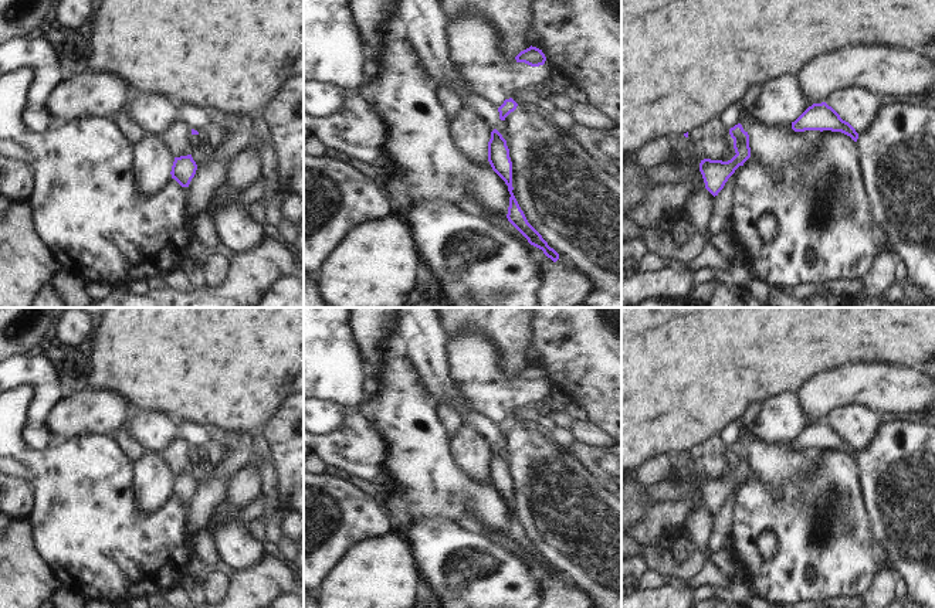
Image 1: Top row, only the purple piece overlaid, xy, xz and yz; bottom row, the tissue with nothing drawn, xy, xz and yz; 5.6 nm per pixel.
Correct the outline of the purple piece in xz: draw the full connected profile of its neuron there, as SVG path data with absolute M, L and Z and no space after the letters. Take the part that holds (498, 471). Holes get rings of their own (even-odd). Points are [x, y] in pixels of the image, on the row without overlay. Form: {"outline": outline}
{"outline": "M494 446L488 459L488 479L492 488L505 499L508 503L509 524L507 536L508 539L528 557L528 560L551 575L553 580L559 577L559 571L548 563L542 553L528 540L524 529L521 527L512 507L512 479L509 475L509 466L502 452Z"}

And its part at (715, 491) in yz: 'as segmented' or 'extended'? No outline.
as segmented

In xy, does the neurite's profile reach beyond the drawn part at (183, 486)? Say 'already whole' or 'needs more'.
already whole

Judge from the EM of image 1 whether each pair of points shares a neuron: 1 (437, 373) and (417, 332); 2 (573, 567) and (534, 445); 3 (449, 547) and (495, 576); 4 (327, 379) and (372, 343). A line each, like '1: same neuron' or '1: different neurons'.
1: same neuron
2: same neuron
3: same neuron
4: different neurons

